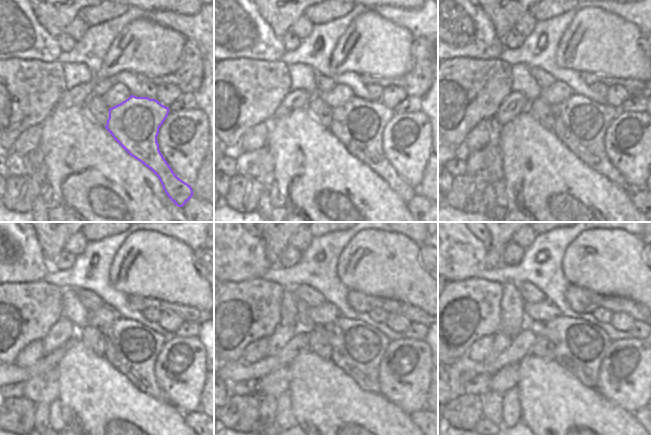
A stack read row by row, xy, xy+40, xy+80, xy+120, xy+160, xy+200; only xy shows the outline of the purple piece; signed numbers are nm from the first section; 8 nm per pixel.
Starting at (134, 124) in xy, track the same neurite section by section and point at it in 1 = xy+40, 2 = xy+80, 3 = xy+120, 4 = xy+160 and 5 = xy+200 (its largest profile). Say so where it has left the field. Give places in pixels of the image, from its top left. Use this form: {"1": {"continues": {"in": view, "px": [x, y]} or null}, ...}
{"1": {"continues": {"in": "xy+40", "px": [358, 124]}}, "2": {"continues": {"in": "xy+80", "px": [581, 124]}}, "3": {"continues": {"in": "xy+120", "px": [132, 348]}}, "4": {"continues": {"in": "xy+160", "px": [356, 347]}}, "5": {"continues": {"in": "xy+200", "px": [580, 346]}}}

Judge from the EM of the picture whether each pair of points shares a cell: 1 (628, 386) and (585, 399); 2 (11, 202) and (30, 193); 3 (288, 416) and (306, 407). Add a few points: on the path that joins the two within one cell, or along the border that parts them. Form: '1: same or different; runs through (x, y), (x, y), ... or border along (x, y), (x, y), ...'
1: different; border along (595, 388), (608, 400), (621, 407)
2: same; runs through (16, 198), (21, 193), (25, 193)
3: different; border along (288, 391), (290, 406), (297, 424)

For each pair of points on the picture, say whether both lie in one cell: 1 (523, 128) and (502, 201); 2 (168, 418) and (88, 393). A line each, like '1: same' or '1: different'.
1: different
2: same

